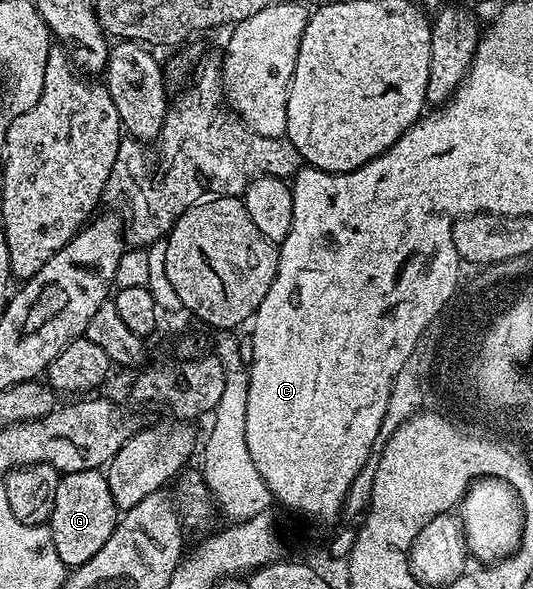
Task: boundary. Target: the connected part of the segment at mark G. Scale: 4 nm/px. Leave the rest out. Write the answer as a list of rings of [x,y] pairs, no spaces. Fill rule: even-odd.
[[[102,469],[61,474],[56,487],[56,503],[48,522],[56,555],[60,555],[67,567],[88,563],[88,559],[108,543],[112,531],[118,526],[119,516],[120,510],[112,499],[112,491],[108,491],[108,479]]]

